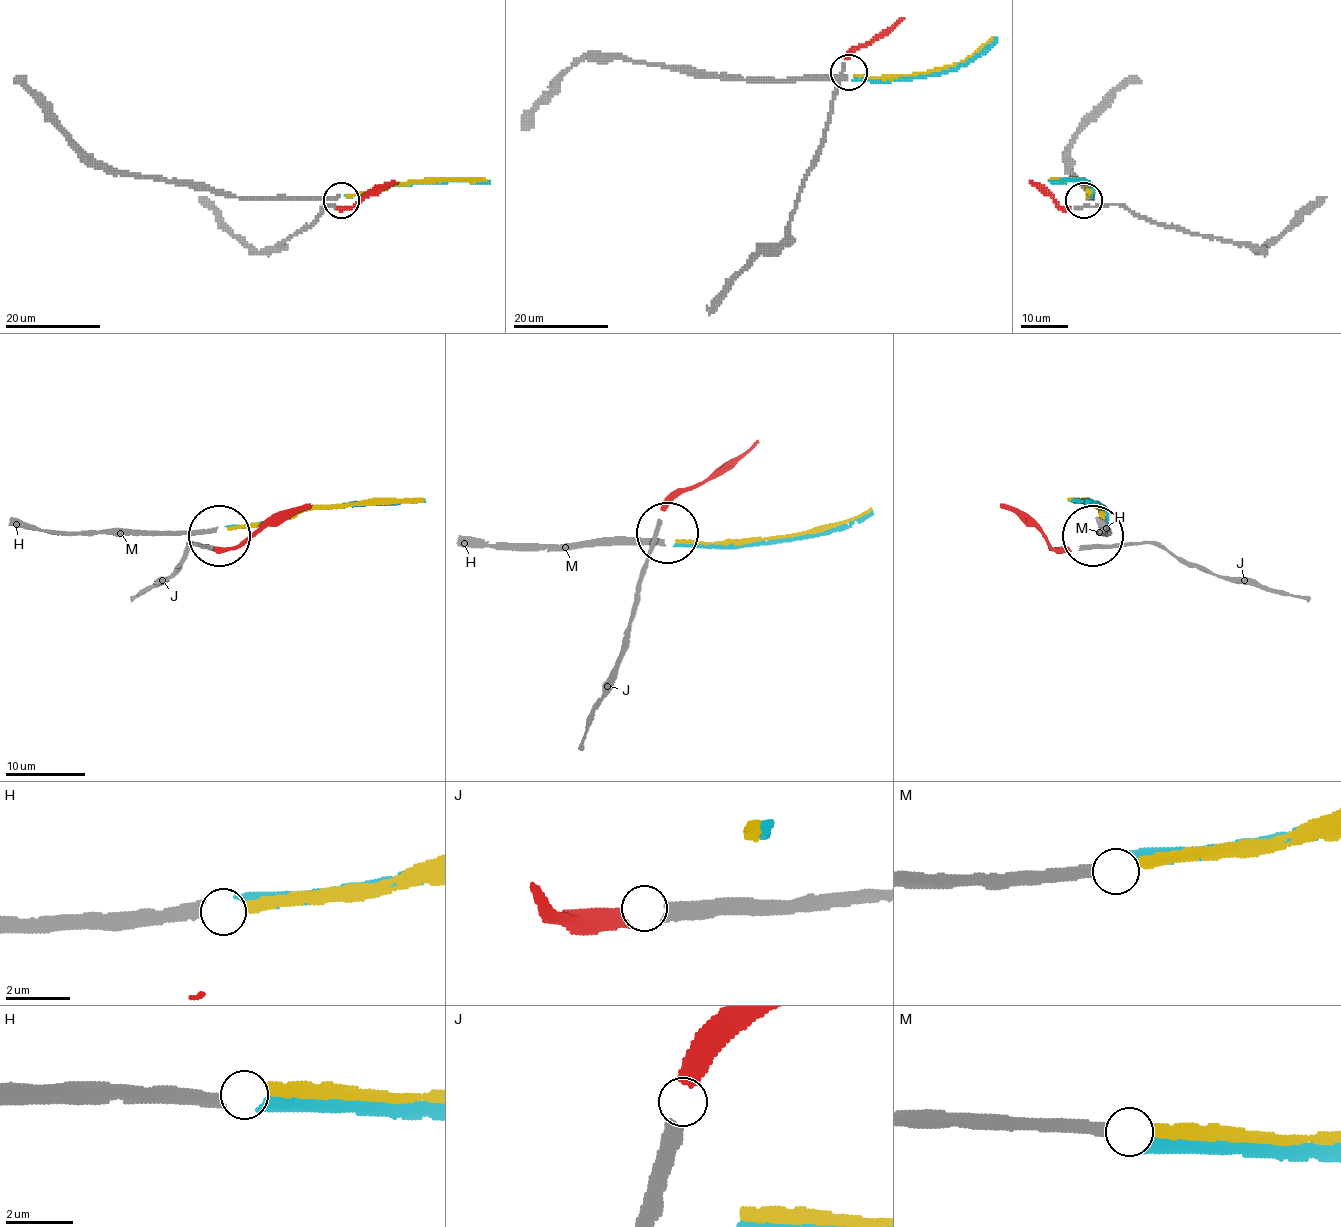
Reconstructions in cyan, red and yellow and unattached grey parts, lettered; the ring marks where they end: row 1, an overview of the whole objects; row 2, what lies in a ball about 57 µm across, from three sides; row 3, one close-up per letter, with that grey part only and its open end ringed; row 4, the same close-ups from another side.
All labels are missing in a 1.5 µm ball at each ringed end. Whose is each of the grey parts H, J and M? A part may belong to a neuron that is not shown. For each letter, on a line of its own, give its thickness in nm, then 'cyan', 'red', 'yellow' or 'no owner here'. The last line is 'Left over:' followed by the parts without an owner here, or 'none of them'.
H: 340 nm thick; cyan
J: 480 nm thick; red
M: 380 nm thick; yellow
Left over: none of them

